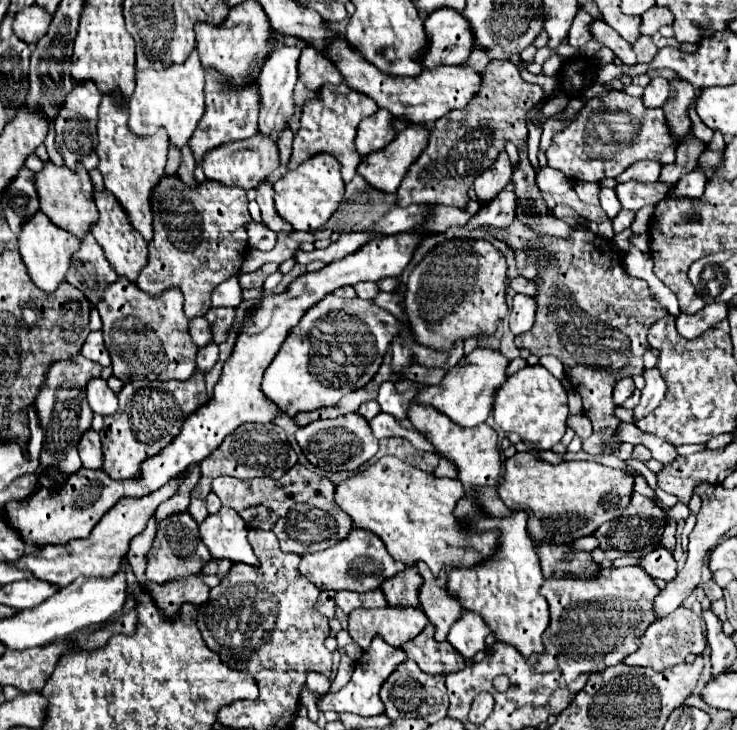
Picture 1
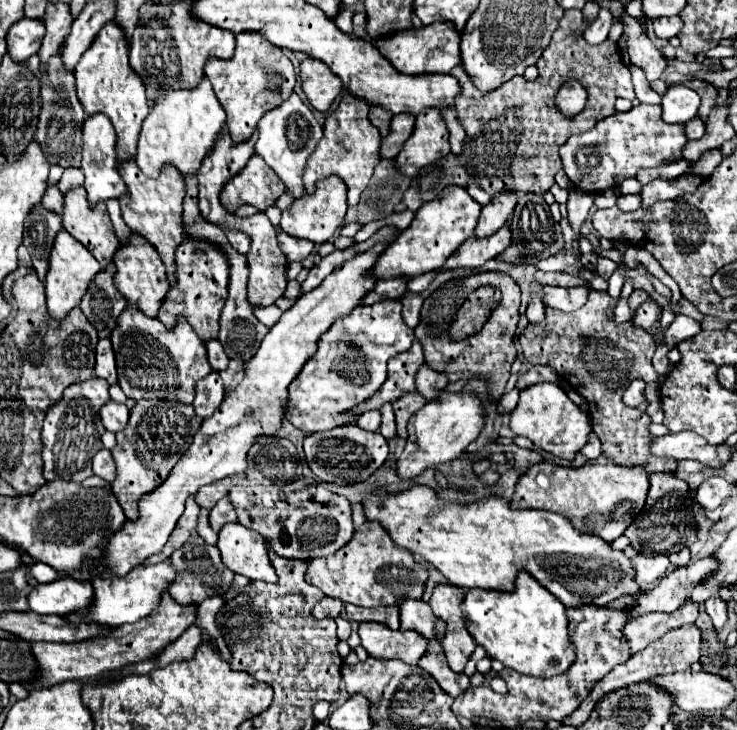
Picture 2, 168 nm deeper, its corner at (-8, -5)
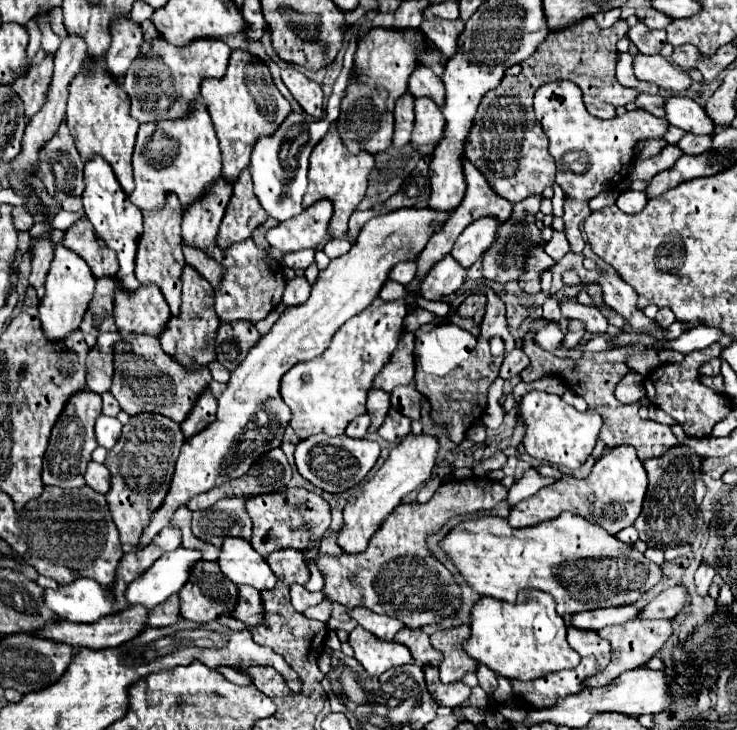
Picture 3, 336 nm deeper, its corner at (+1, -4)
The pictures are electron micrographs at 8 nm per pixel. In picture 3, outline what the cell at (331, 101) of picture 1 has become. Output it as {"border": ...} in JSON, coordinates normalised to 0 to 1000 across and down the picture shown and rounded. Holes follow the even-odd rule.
{"border":[[[457,167],[449,170],[449,178],[441,184],[441,189],[430,197],[430,203],[422,208],[422,219],[419,219],[419,258],[411,268],[411,279],[414,285],[422,282],[425,277],[436,274],[436,271],[446,271],[455,282],[455,293],[449,299],[446,307],[446,318],[455,326],[471,326],[468,315],[471,315],[471,301],[476,296],[476,290],[482,288],[482,282],[493,274],[495,268],[495,258],[498,258],[498,238],[501,233],[509,227],[509,219],[501,208],[474,208],[465,200],[465,192],[460,189],[457,181]]]}

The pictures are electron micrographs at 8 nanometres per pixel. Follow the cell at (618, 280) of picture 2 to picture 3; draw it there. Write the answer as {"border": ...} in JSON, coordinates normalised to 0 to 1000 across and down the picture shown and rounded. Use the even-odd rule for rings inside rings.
{"border":[[[775,437],[771,441],[771,453],[763,467],[763,474],[765,478],[777,477],[782,474],[795,456],[794,445],[790,440]]]}

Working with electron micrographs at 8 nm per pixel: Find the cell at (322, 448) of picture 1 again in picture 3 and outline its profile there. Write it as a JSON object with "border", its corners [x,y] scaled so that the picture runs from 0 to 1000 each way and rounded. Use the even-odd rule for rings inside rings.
{"border":[[[430,595],[408,603],[400,616],[400,636],[406,649],[441,674],[468,674],[484,666],[509,638],[512,627],[514,627],[512,605],[498,600],[474,600],[468,595],[465,597]]]}

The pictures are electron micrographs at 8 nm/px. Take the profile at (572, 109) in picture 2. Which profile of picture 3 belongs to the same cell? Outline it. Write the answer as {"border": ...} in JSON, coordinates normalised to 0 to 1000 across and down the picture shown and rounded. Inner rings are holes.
{"border":[[[771,110],[745,112],[726,126],[726,159],[745,189],[745,211],[756,225],[753,249],[767,263],[767,323],[775,334],[775,345],[788,348],[794,329],[786,307],[802,293],[796,277],[818,260],[837,258],[837,252],[852,242],[853,230],[862,219],[864,195],[878,189],[900,189],[908,167],[886,159],[883,153],[872,153],[870,148],[826,164],[807,162],[791,145],[788,122]]]}

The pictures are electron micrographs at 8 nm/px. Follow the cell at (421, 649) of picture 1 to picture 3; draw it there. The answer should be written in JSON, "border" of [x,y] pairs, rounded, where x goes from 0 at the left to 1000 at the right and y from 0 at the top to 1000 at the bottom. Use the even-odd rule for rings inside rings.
{"border":[[[574,915],[577,918],[577,932],[579,932],[579,942],[588,953],[588,959],[593,959],[593,964],[598,967],[623,967],[628,964],[636,951],[639,951],[639,942],[628,934],[620,934],[620,937],[598,937],[596,932],[596,915]]]}

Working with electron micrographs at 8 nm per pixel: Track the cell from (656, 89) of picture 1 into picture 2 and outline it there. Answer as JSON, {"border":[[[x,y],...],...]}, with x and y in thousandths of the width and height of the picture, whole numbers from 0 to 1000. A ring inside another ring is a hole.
{"border":[[[912,116],[898,133],[898,152],[904,168],[934,168],[947,158],[950,130],[931,116]]]}

